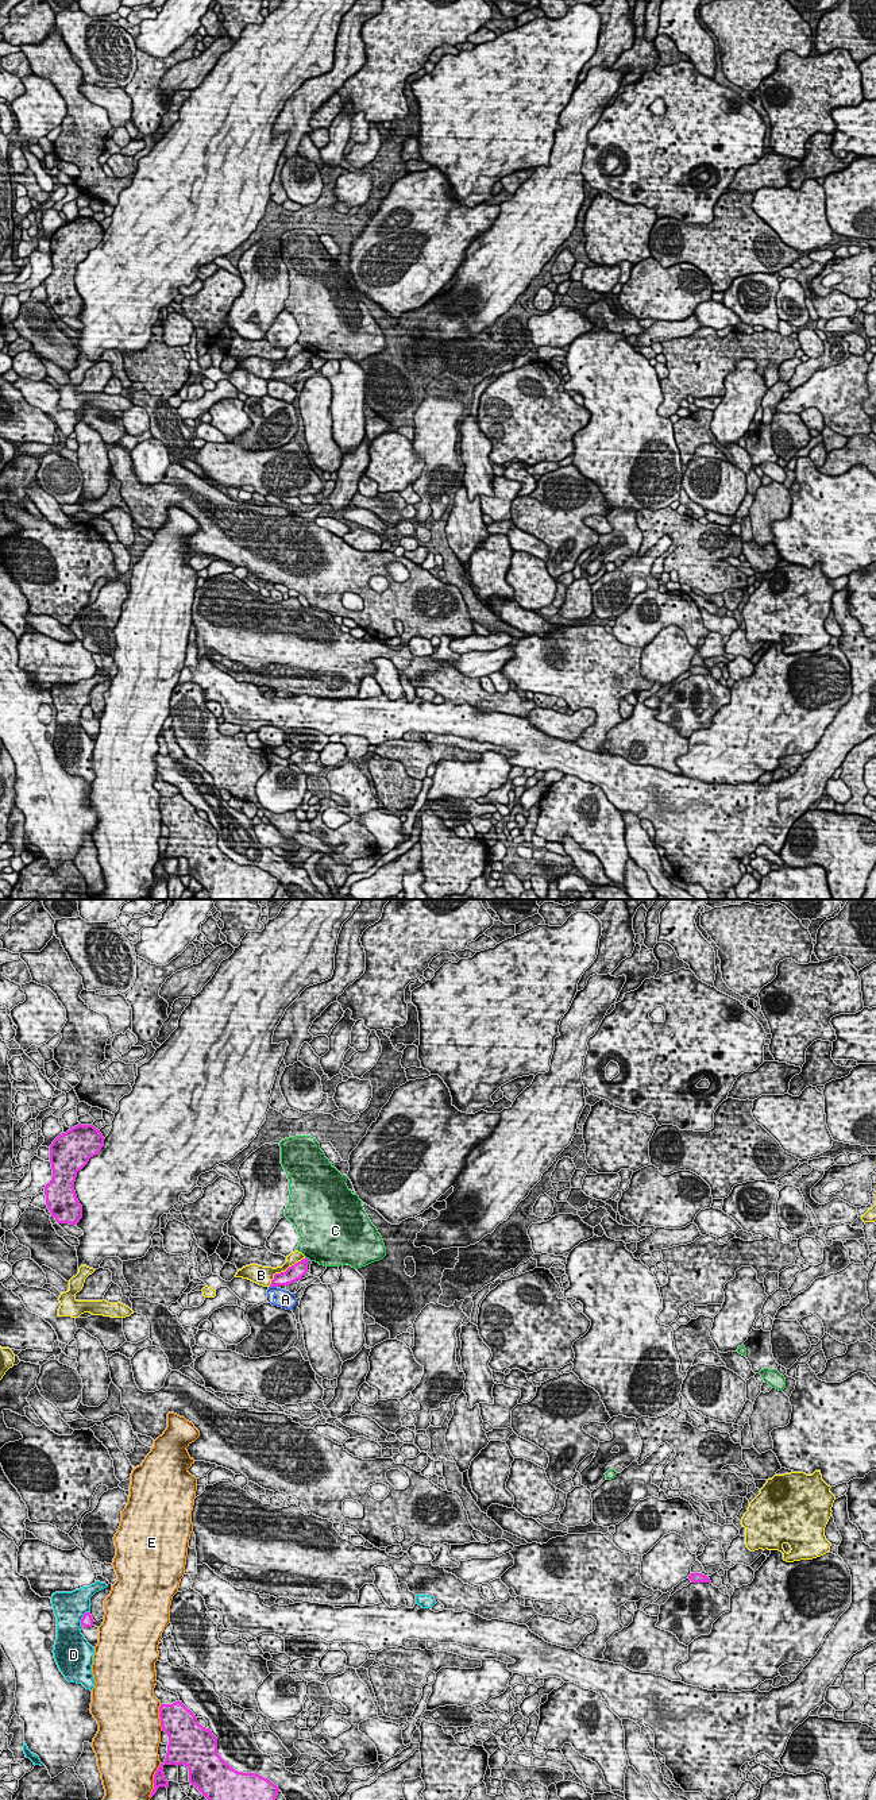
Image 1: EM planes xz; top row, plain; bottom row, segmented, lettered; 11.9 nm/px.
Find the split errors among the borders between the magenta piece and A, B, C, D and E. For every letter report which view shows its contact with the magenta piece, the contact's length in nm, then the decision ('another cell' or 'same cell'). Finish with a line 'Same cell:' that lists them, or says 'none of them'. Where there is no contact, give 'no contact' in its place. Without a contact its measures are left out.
A: meets magenta in xz; contact 80 nm long; another cell
B: meets magenta in xz; contact 550 nm long; another cell
C: meets magenta in xz; contact 100 nm long; another cell
D: meets magenta in xz; contact 200 nm long; another cell
E: meets magenta in xz; contact 440 nm long; another cell
Same cell: none of them

